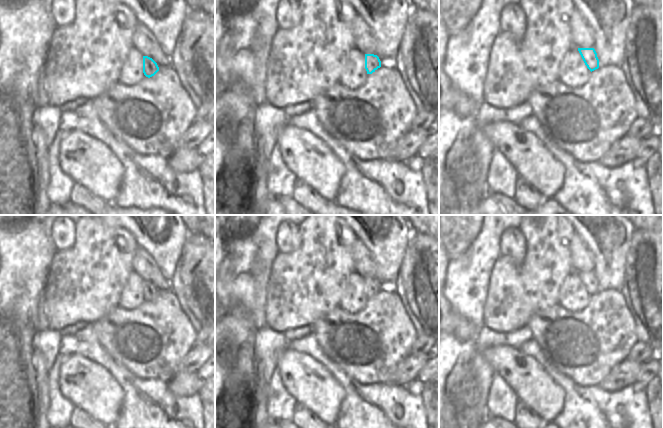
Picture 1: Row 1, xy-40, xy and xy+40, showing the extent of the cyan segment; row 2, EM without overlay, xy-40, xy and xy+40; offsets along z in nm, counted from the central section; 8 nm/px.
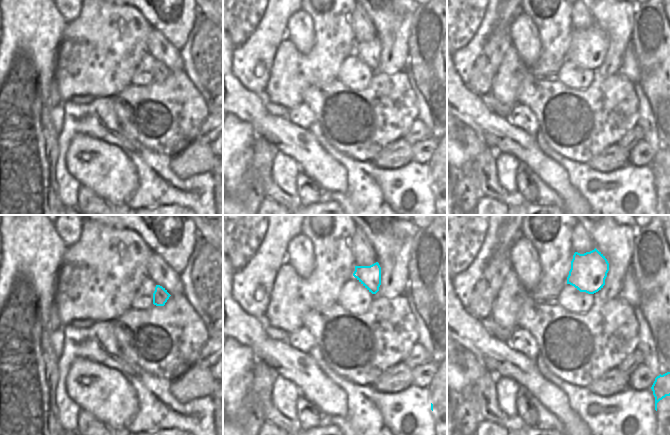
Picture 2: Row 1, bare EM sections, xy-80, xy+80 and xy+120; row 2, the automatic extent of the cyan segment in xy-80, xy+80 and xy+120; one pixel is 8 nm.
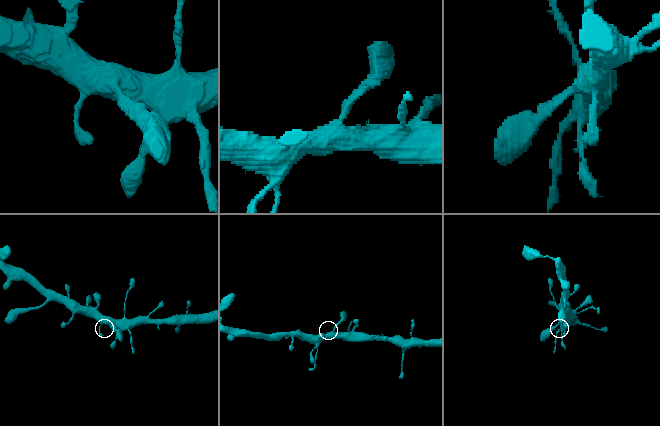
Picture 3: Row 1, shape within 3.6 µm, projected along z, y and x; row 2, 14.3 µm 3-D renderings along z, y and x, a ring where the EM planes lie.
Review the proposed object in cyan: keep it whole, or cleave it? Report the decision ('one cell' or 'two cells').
one cell

